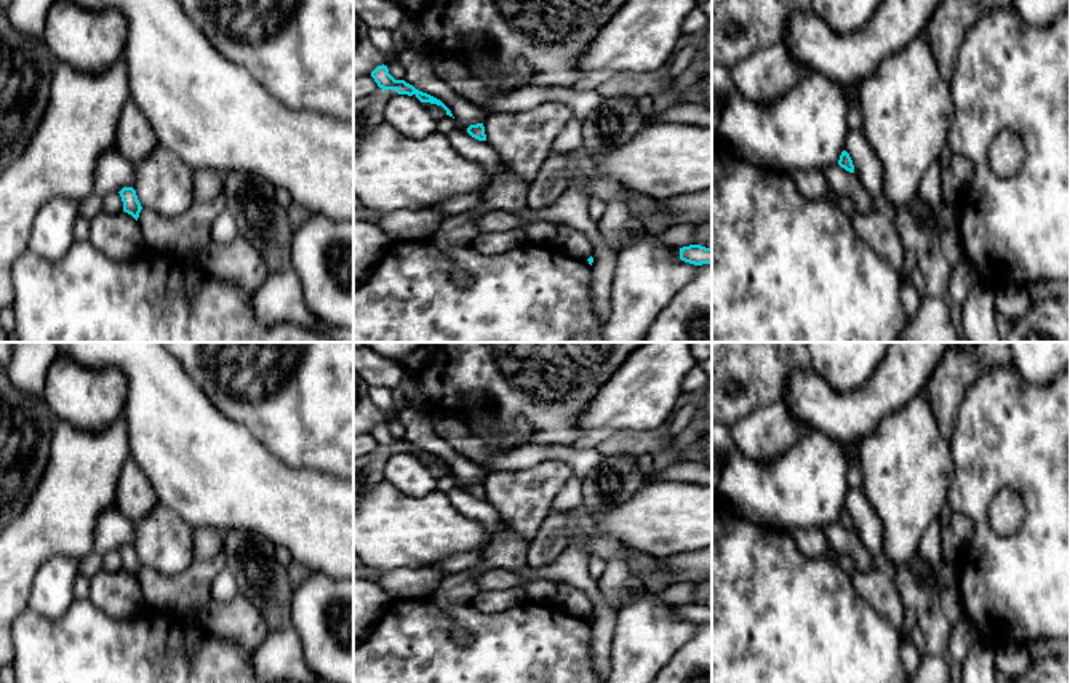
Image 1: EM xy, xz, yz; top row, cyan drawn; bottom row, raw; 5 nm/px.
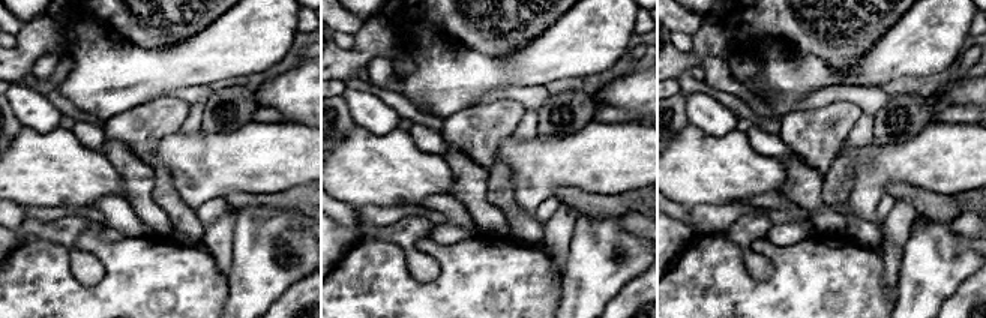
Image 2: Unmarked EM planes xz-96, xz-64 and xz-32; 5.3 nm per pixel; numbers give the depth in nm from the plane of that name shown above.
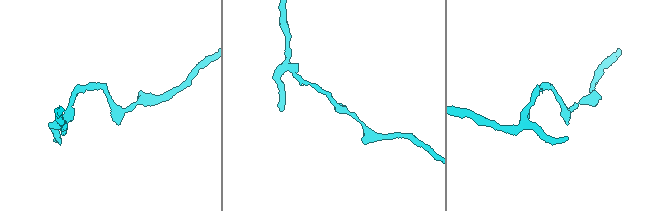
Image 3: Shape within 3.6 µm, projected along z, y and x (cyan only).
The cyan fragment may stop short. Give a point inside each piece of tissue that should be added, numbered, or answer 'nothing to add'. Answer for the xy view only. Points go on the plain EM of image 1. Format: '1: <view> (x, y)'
1: xy (112, 531)

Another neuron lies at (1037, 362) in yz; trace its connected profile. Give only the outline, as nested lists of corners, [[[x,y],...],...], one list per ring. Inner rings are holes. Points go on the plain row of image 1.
[[[1008,342],[1011,363],[1033,385],[1046,385],[1070,366],[1070,342]]]

